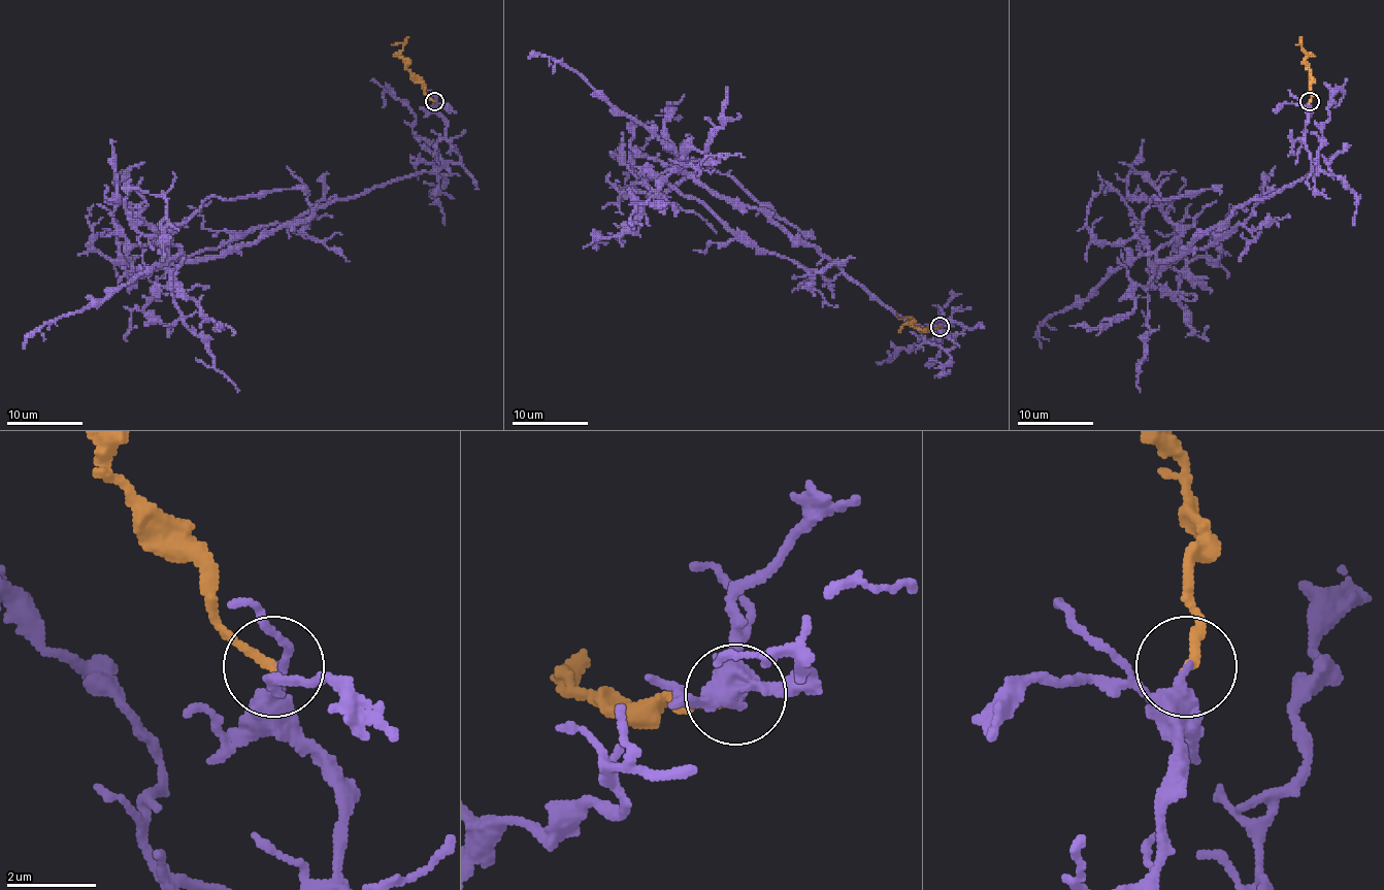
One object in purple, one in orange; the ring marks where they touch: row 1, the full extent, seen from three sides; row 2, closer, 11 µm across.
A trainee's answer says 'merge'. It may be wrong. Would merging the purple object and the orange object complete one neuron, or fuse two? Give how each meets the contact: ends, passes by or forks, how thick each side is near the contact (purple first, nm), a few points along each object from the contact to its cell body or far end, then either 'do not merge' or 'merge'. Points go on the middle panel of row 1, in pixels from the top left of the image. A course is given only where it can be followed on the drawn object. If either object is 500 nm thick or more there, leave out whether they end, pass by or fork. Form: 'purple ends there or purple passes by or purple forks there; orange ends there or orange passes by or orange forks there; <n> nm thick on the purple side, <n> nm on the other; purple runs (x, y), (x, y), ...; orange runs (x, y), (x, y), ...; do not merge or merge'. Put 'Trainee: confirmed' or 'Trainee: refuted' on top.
Trainee: confirmed
purple passes by; orange ends there; 240 nm thick on the purple side, 220 nm on the other; purple runs (941, 326), (965, 328), (936, 334), (896, 317), (760, 210), (711, 193), (575, 71), (549, 57), (528, 58); orange runs (941, 326), (916, 328), (907, 322), (908, 319), (900, 319), (896, 312); merge

